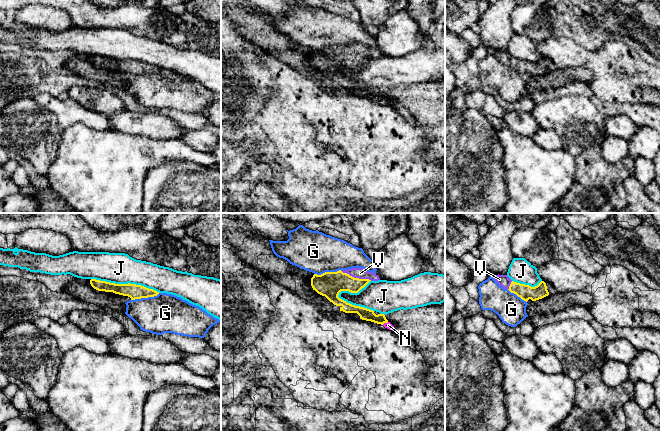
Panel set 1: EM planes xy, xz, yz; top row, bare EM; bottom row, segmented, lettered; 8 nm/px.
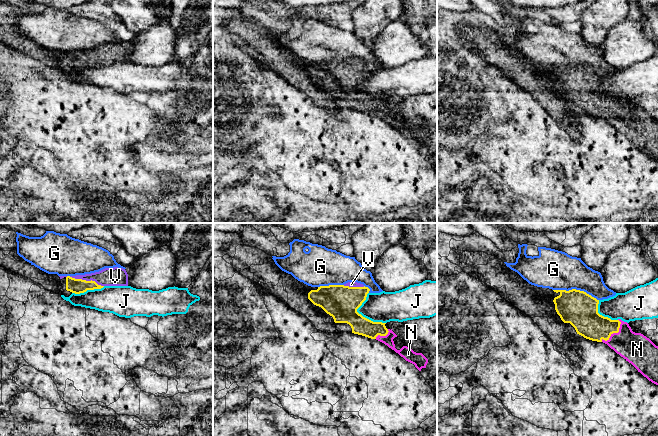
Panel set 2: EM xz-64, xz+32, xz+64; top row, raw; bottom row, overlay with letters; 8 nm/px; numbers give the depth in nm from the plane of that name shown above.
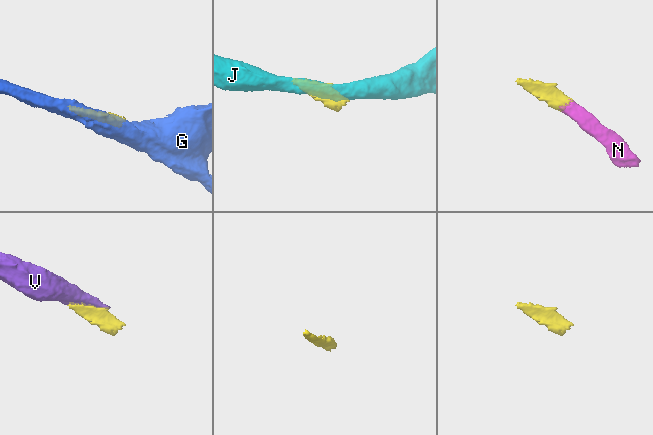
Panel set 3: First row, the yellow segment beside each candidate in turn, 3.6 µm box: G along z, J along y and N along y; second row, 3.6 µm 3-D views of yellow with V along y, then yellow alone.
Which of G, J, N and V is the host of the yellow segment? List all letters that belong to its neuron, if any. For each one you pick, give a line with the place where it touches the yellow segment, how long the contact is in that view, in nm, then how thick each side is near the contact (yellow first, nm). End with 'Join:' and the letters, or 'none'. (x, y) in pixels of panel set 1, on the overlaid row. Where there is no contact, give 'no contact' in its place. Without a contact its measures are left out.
N: meets yellow in xz at (385, 322); contact 60 nm long; 100 nm thick on the yellow side, 50 nm on the other
V: meets yellow in xz at (356, 278); contact 260 nm long; 200 nm thick on the yellow side, 90 nm on the other
Join: N, V

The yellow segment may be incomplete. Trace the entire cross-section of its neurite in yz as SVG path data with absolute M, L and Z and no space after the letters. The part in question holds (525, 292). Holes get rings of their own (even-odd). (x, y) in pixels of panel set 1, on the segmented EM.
M493 275L496 282L504 289L508 289L511 293L516 294L524 301L531 299L536 301L549 295L546 283L541 281L537 286L531 287L529 285L520 284L512 281L507 275Z

